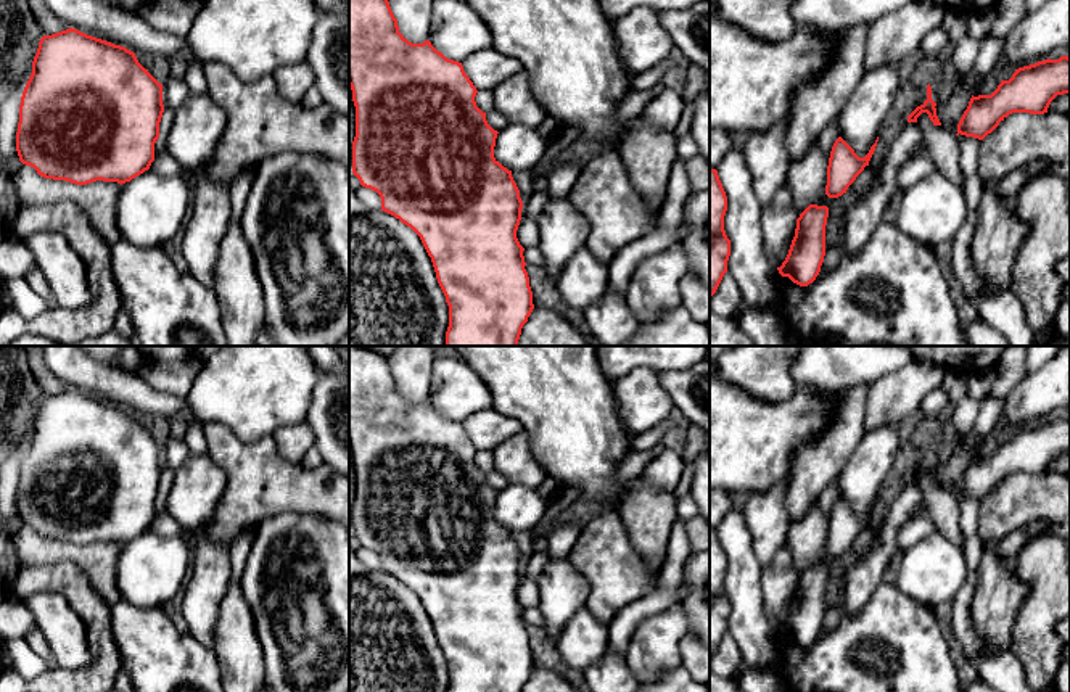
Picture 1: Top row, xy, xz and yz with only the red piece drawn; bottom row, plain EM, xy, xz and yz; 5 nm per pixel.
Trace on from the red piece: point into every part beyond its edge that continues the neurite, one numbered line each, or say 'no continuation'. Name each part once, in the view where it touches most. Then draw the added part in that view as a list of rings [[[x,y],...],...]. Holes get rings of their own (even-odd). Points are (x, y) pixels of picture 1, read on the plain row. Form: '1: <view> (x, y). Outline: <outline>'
no continuation

